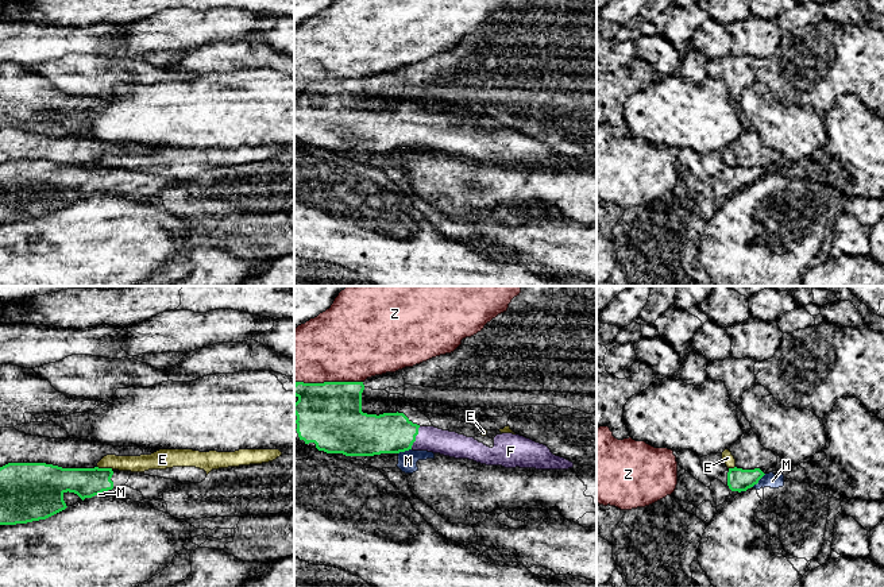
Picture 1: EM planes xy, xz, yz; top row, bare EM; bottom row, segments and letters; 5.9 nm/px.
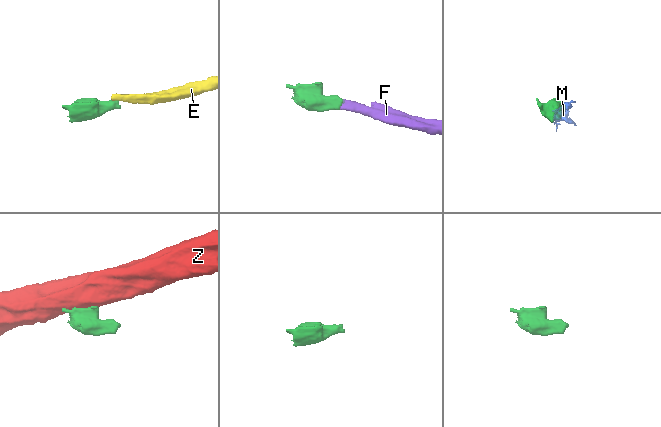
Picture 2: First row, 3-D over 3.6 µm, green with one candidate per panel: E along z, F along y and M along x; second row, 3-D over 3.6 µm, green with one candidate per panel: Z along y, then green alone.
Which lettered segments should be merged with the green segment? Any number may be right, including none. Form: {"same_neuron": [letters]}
{"same_neuron": ["F"]}

